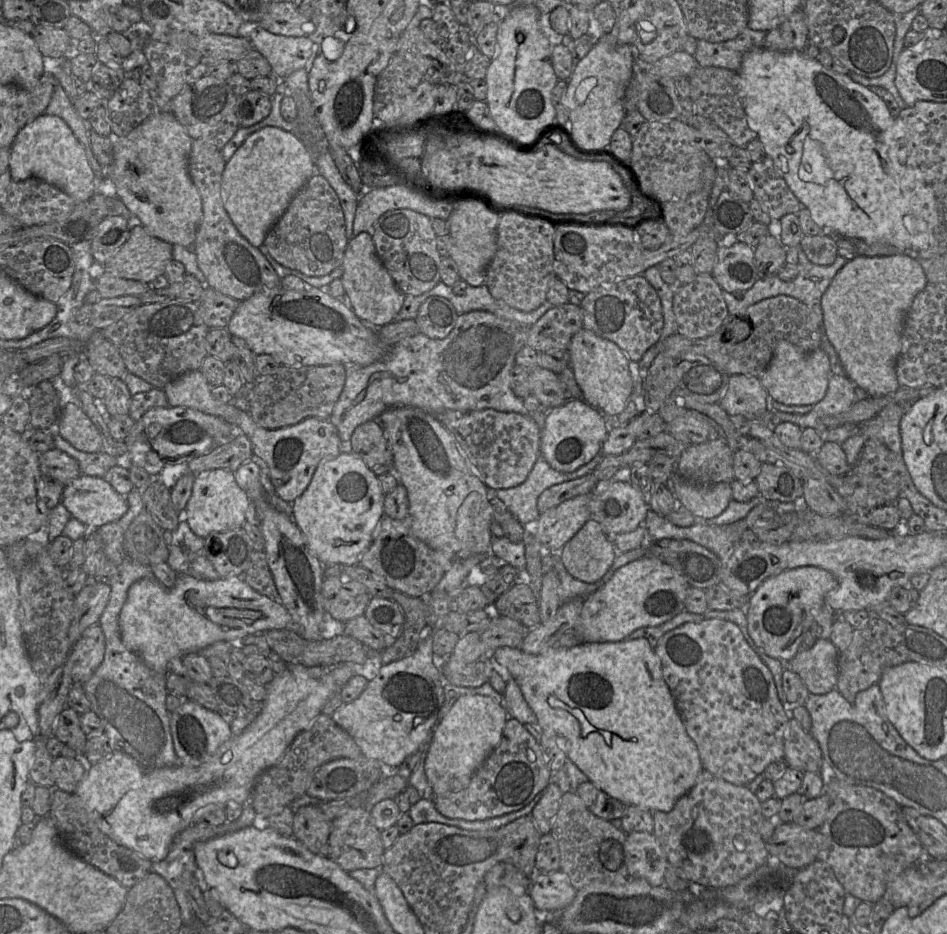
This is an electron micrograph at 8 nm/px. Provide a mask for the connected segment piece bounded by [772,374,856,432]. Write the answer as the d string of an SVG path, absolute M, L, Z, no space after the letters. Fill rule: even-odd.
M832 374L824 398L816 403L807 414L791 414L773 410L772 427L782 422L790 422L800 428L825 431L822 419L848 411L854 403L856 386L846 376Z

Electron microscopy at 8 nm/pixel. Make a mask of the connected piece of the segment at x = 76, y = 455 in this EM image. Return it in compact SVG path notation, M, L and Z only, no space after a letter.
M57 424L49 429L54 437L54 448L74 458L83 475L103 478L108 470L119 464L119 459L104 452L87 453L76 449L57 432Z

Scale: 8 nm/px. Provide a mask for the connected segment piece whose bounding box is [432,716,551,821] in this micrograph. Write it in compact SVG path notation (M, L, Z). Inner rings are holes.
M508 716L497 747L473 775L469 785L450 794L434 795L436 809L450 819L486 820L517 811L551 783L551 771L539 743L518 720Z

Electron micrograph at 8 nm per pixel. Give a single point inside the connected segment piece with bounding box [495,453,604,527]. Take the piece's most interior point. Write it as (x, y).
(521, 500)

